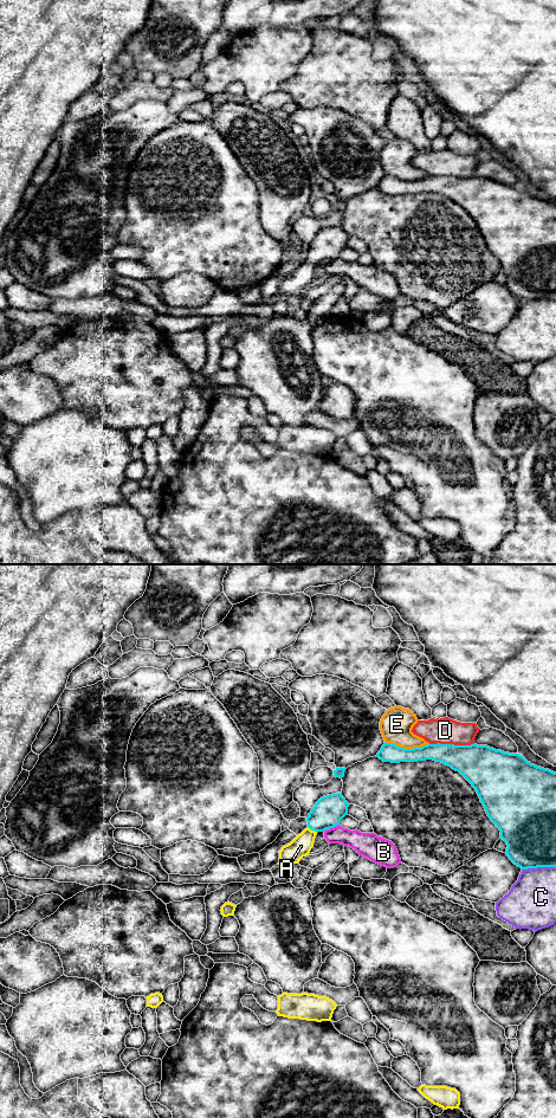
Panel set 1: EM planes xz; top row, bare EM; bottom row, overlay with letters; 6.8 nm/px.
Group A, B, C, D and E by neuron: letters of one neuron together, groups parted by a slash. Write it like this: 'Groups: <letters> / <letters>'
Groups: A / B / C / D / E

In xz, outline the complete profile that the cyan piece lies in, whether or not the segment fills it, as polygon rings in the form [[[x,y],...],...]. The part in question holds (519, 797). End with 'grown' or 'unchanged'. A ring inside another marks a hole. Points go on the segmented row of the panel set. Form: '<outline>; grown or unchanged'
[[[386,743],[376,757],[383,762],[418,762],[433,760],[459,771],[476,789],[487,816],[499,828],[500,839],[506,845],[506,855],[522,870],[537,867],[556,867],[556,773],[528,762],[519,754],[509,754],[487,745],[427,744],[421,748],[405,749]]]; unchanged

